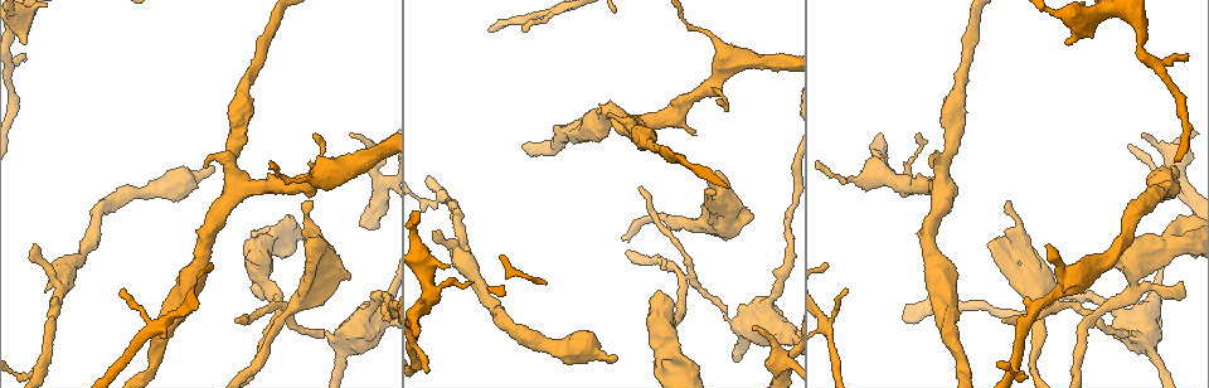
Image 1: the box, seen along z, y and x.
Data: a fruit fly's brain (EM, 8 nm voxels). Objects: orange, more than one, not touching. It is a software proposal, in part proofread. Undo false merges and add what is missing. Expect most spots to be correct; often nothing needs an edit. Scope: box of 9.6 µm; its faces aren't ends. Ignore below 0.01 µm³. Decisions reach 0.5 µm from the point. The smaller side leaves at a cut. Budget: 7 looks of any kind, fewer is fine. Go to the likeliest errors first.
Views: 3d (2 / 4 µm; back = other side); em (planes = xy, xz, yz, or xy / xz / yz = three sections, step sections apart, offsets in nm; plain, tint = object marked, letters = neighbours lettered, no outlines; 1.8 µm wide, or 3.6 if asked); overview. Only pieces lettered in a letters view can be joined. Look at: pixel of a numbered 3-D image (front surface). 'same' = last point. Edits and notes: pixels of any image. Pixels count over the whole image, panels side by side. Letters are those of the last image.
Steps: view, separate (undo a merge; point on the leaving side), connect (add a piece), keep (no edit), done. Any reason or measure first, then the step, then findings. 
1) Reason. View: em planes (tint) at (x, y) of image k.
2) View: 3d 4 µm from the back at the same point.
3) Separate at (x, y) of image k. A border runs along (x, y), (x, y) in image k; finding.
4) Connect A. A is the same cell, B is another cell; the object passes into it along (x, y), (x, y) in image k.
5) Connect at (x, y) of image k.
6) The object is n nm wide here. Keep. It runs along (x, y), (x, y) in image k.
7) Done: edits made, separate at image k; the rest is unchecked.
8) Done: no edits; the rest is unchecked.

Four arms meet. View: em planes (letters) at (1091, 316) of image 1.

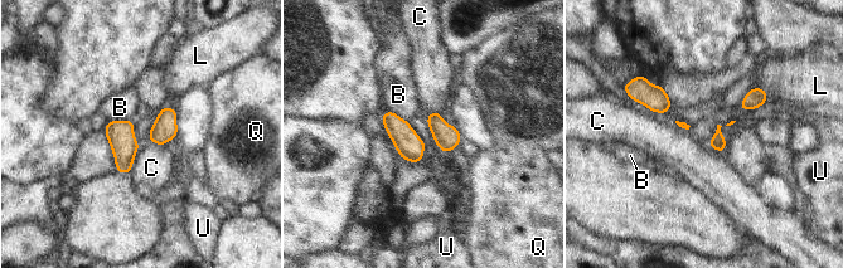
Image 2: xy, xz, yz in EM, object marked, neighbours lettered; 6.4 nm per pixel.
Keep. B, C, L, Q and U are other cells; a border runs along (140, 145), (129, 173) in image 2; all the same neuron.

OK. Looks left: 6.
An open end. View: 3d 4 µm at (207, 166) of image 1.

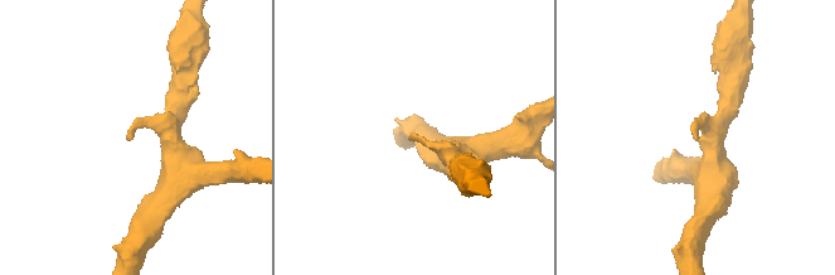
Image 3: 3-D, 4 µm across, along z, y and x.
Now the EM. View: em xz step 8 (letters) at (128, 140) of image 3.

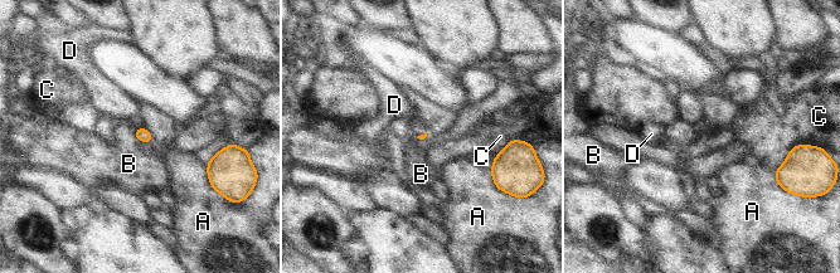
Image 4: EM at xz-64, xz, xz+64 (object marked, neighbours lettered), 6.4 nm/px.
Keep. A, B, C and D are other cells; a border runs along (132, 132), (139, 140), (151, 142) in image 4; no lettered piece goes on from it.

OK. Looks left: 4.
View: 3d 4 µm at (1066, 41) of image 1.

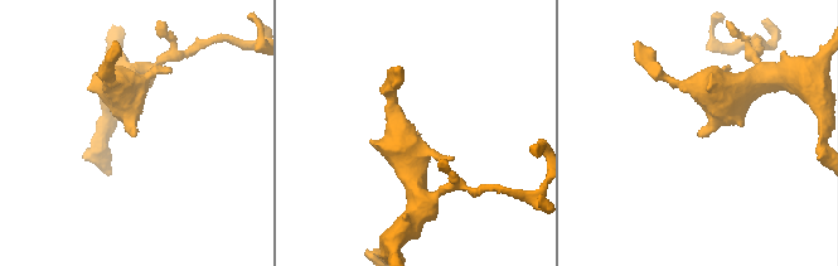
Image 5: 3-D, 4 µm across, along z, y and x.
Now the EM. View: em planes (letters) at (133, 134) of image 5.

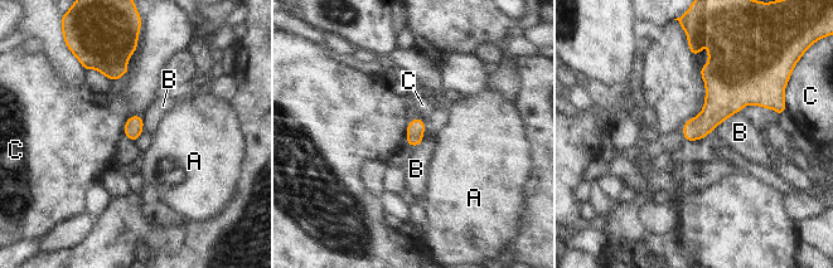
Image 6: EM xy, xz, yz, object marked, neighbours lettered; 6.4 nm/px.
The longest contact is with C, 320 nm. Keep. A, B and C are other cells; none of them fits.

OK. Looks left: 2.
Done: no edits; the rest is unchecked.

